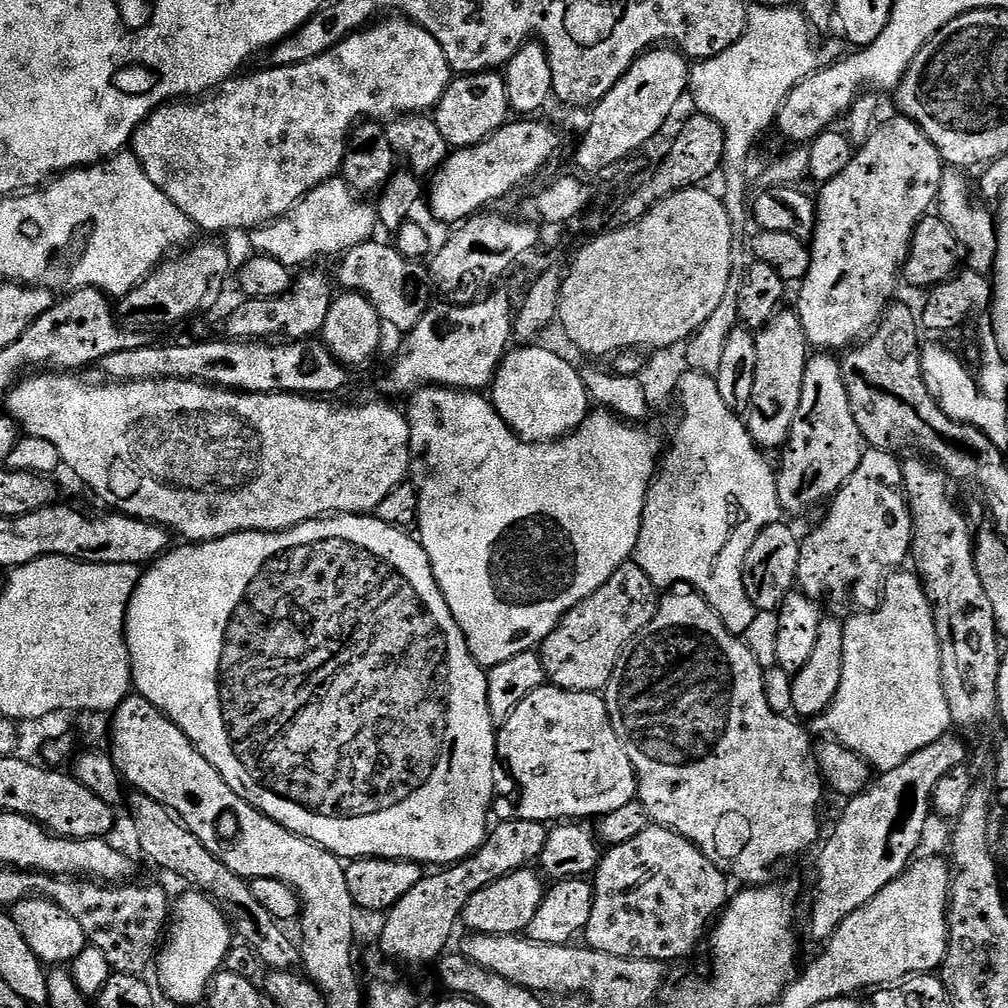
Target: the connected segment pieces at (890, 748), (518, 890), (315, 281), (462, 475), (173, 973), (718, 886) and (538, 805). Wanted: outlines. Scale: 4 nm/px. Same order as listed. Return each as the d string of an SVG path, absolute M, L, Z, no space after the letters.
M898 570L888 577L880 607L870 612L856 612L843 623L845 656L841 684L832 705L810 720L811 731L817 737L831 738L854 750L881 773L902 766L907 758L947 735L953 727L945 696L941 642L933 606L922 579L915 571L908 571Z
M531 867L520 868L478 890L478 894L474 894L466 902L462 917L463 927L468 927L469 933L490 936L515 936L528 929L534 914L538 914L538 906L544 902L546 891L541 873L532 871L536 870Z
M301 271L301 276L299 273L293 279L291 288L281 296L271 296L265 300L241 299L241 304L228 316L227 335L237 340L284 337L294 341L307 340L323 333L326 314L330 314L334 299L334 280L324 272L306 271Z
M429 386L421 388L419 392L411 397L412 412L407 413L408 423L412 425L412 451L418 457L418 464L424 467L424 477L418 480L418 487L420 489L420 519L418 521L418 539L424 545L428 557L432 562L432 569L434 570L436 581L442 590L446 602L450 606L450 610L454 614L454 618L458 622L460 629L464 632L464 637L468 643L468 648L472 652L477 662L480 663L481 668L487 670L498 666L498 662L506 662L506 658L514 658L514 654L522 654L523 652L530 652L539 649L544 643L544 639L560 625L560 620L572 608L578 606L586 598L590 598L590 594L594 594L602 587L602 585L616 573L623 564L629 563L633 559L636 543L640 537L642 530L642 522L644 521L644 503L648 501L648 490L652 486L652 481L658 475L658 465L662 460L662 447L660 448L660 440L656 436L651 436L646 429L642 428L639 423L629 422L621 419L616 413L609 410L593 411L587 419L584 420L582 426L578 427L570 433L569 436L563 436L561 440L550 440L547 442L533 442L531 440L523 440L521 436L513 432L512 427L500 417L500 412L492 403L487 395L481 394L476 390L461 390L458 388L446 388L443 386Z
M188 891L192 892L182 893L171 909L166 939L158 956L164 992L176 1004L196 1004L205 999L212 979L225 967L227 954L234 945L234 928L225 910L207 893Z
M663 826L651 827L652 828L644 828L637 836L632 836L629 840L624 840L621 844L614 845L609 853L607 851L603 855L600 865L597 866L594 873L592 917L586 929L586 937L588 936L586 944L587 947L595 948L598 952L618 954L618 958L638 958L639 960L669 962L668 960L680 960L683 956L690 955L691 952L699 946L700 939L702 939L703 936L705 939L710 925L723 913L726 905L729 903L730 891L728 892L728 880L724 877L725 869L721 867L717 861L713 860L712 857L707 856L697 844L692 843L692 841L686 839L685 836L679 836L672 828L665 828Z
M545 686L542 688L539 688L538 690L534 690L534 694L530 694L527 696L526 699L522 702L522 706L518 706L518 710L514 710L514 714L510 717L510 719L502 725L502 727L497 731L496 734L496 754L499 760L499 763L501 765L504 764L506 767L508 767L508 772L510 775L513 776L514 779L516 779L516 784L518 787L520 787L520 805L517 806L516 812L514 812L515 819L518 820L539 820L541 822L568 822L571 821L573 818L588 818L584 816L608 816L611 814L611 812L620 812L623 810L624 807L627 806L628 803L631 802L631 800L635 801L638 796L638 777L636 775L636 768L632 764L632 752L629 751L629 749L626 747L625 741L622 739L621 733L618 731L616 733L616 728L614 725L612 725L612 716L610 713L608 713L608 708L606 705L604 705L604 699L605 697L603 695L594 693L594 692L568 692L565 688L557 688L555 686Z

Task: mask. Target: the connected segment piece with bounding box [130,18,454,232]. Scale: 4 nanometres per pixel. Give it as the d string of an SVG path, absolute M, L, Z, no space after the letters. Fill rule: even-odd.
M384 18L367 28L361 28L359 32L347 36L341 44L334 46L334 50L326 50L322 58L310 58L310 62L285 68L264 66L261 72L256 72L253 76L244 75L237 75L219 90L203 98L196 98L191 102L169 102L163 104L161 108L155 108L132 137L131 151L139 158L140 165L146 170L150 182L154 182L158 190L165 192L187 214L188 219L199 231L200 228L204 232L240 232L243 228L255 230L280 220L316 187L341 175L349 137L361 121L384 122L389 118L399 118L405 114L427 113L440 103L444 92L454 79L452 68L446 62L446 54L439 42L421 24L416 24L407 18Z

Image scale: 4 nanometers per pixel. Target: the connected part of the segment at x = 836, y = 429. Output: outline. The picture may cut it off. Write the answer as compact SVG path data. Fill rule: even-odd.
M813 355L806 366L802 402L782 452L784 461L778 464L776 473L778 498L785 513L804 512L823 500L831 501L858 470L858 462L866 451L866 441L852 413L844 369L841 361L832 356L835 355Z

